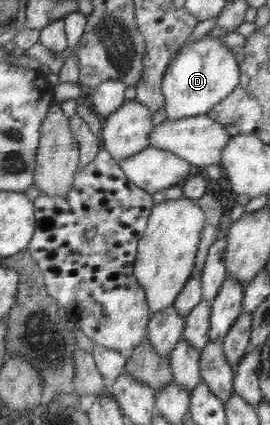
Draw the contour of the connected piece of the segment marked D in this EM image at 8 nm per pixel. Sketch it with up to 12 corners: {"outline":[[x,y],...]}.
{"outline":[[183,44],[161,91],[167,120],[206,114],[236,87],[233,52]]}

